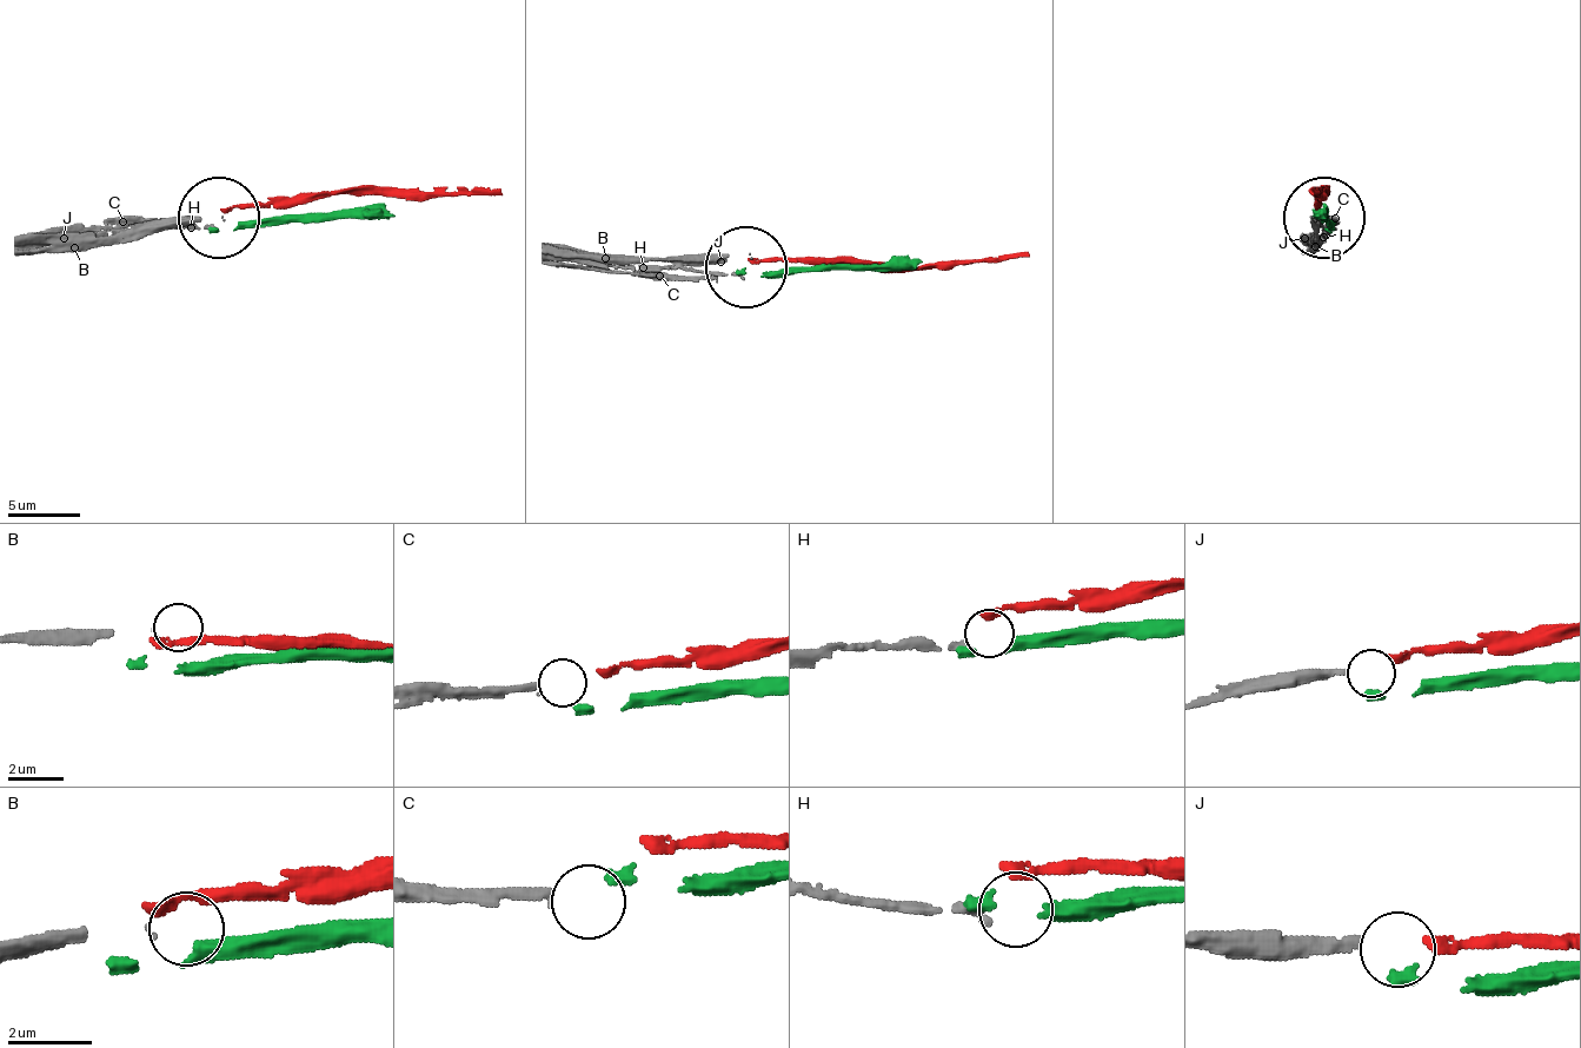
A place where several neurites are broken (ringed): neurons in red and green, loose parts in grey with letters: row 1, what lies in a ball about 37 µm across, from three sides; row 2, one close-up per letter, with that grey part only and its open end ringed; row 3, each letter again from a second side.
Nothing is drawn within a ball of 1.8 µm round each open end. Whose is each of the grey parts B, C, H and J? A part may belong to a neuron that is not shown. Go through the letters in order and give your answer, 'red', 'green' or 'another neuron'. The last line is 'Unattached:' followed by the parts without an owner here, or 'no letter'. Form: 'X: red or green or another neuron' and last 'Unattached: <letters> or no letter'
B: another neuron
C: another neuron
H: another neuron
J: another neuron
Unattached: B, C, H, J

